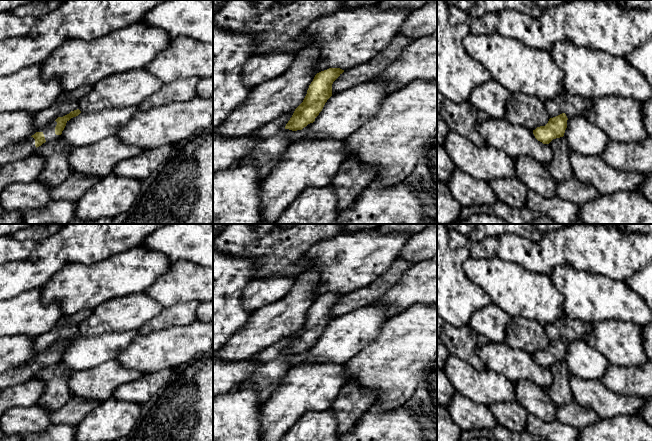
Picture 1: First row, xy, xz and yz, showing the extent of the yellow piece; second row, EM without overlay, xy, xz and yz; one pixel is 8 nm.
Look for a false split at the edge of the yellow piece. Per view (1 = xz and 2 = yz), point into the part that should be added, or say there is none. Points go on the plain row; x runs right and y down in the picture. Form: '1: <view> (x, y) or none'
1: none
2: none

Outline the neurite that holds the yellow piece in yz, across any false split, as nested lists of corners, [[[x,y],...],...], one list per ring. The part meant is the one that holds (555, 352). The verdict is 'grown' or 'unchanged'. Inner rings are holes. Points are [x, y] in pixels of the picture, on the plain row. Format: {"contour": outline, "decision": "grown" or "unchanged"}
{"contour": [[[562,337],[556,341],[550,342],[545,350],[537,351],[533,354],[535,362],[543,368],[549,368],[553,363],[564,360],[567,352],[567,340]]], "decision": "unchanged"}

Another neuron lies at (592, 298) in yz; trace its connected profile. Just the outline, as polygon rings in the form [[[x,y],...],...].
[[[569,264],[555,267],[549,277],[563,296],[563,309],[567,319],[579,319],[589,324],[616,320],[631,322],[640,327],[652,322],[652,311],[625,281],[586,273]]]

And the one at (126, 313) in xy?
[[[138,292],[108,300],[78,324],[81,336],[138,330],[165,308],[146,292]]]

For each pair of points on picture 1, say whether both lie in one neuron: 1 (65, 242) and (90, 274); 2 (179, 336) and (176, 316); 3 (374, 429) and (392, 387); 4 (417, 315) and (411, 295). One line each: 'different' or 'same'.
1: different
2: different
3: different
4: different

